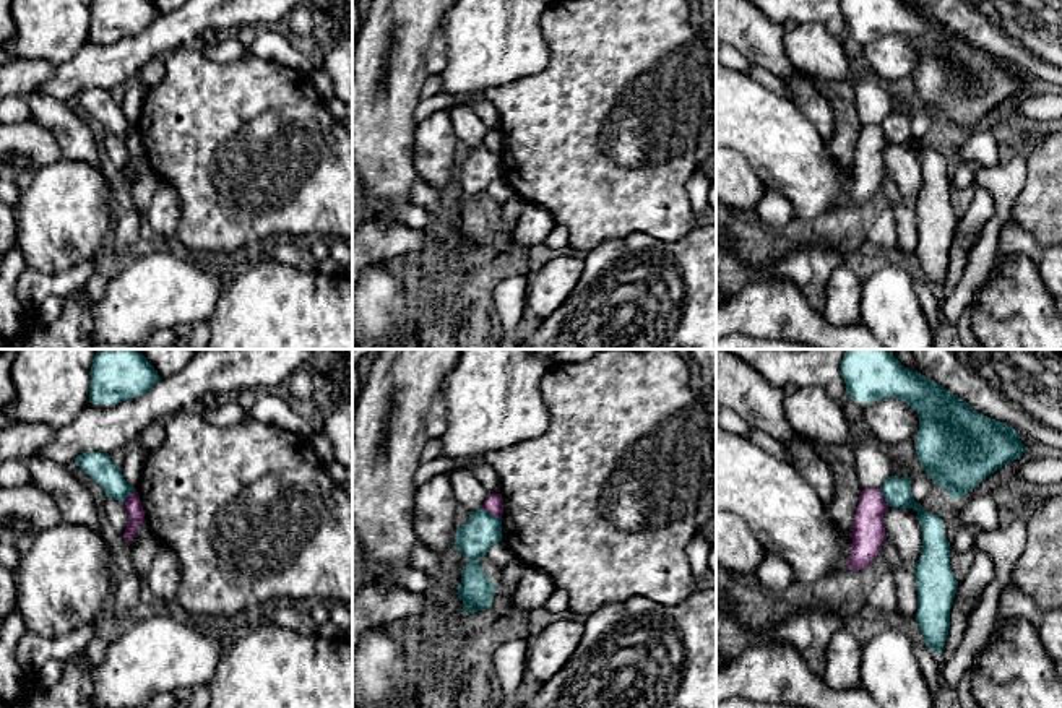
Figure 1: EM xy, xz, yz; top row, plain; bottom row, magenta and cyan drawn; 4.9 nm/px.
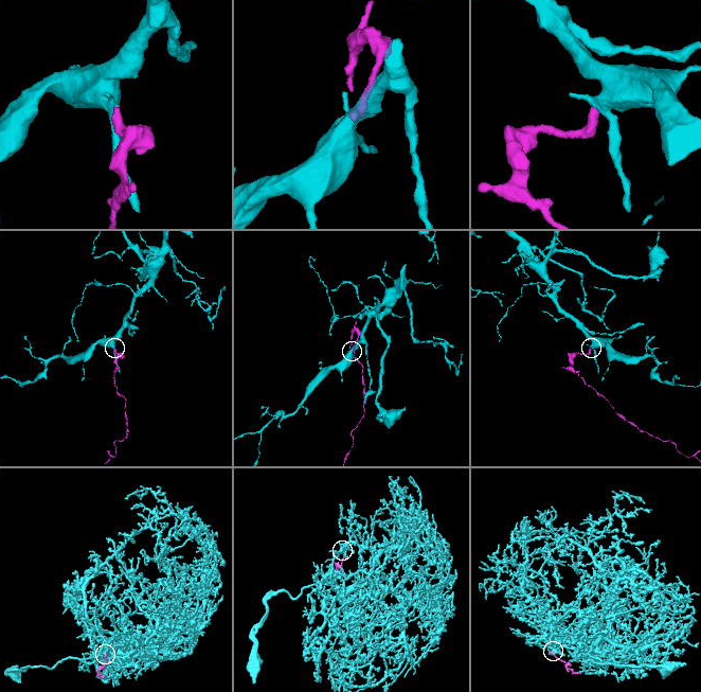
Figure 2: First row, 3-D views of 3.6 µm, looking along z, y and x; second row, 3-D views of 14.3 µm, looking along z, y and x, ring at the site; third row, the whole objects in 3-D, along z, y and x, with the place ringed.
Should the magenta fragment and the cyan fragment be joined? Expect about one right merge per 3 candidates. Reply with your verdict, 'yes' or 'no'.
no

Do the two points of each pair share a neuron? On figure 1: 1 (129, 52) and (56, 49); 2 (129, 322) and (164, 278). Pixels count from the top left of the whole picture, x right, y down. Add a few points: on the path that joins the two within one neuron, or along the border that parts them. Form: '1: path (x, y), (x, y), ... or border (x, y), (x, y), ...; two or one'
1: border (91, 39), (57, 65); two
2: path (132, 310), (153, 289); one

